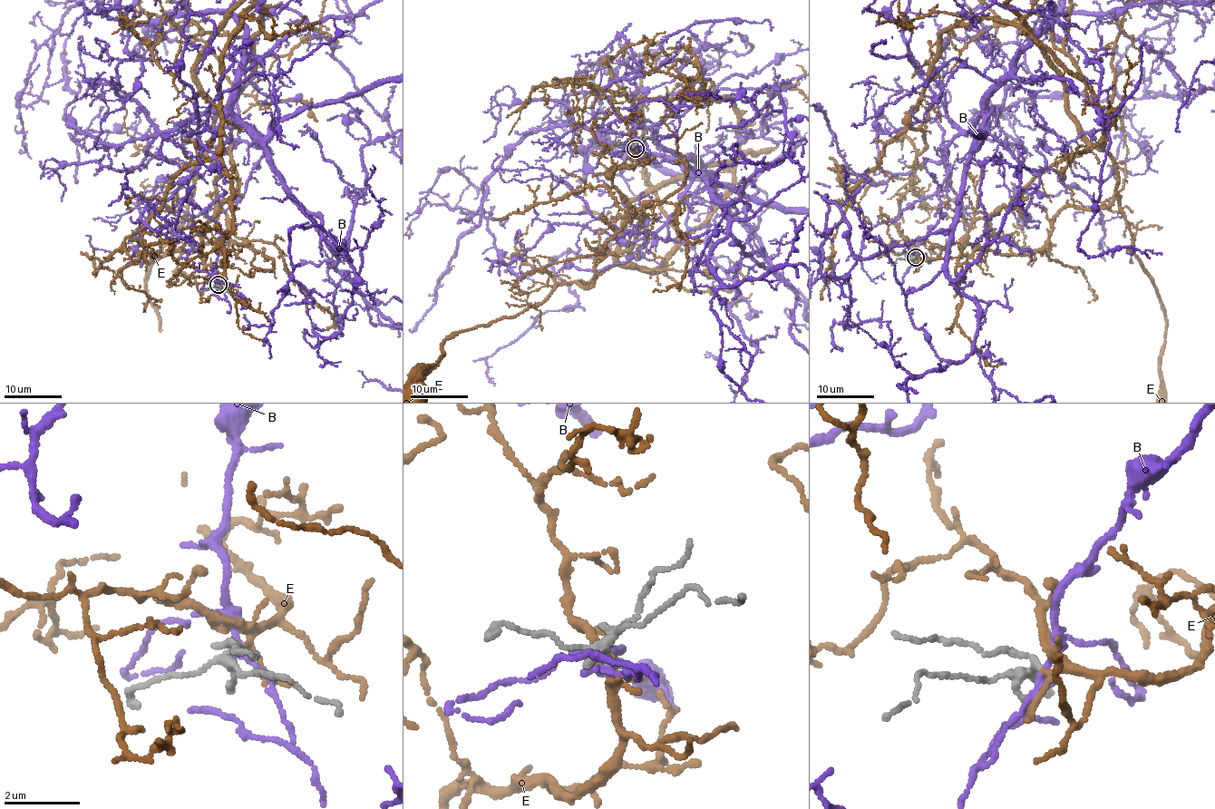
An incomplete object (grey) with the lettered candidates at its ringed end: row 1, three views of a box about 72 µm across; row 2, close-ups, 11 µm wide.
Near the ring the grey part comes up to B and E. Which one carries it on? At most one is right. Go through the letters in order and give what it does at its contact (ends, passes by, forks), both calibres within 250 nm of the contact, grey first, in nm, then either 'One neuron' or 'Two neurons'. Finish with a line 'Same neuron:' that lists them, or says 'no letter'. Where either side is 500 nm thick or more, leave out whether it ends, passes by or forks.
B: It forks there. Thickness 170 nm (grey) against 180 nm. Two neurons
E: It forks there. Thickness 170 nm (grey) against 180 nm. One neuron
Same neuron: E

